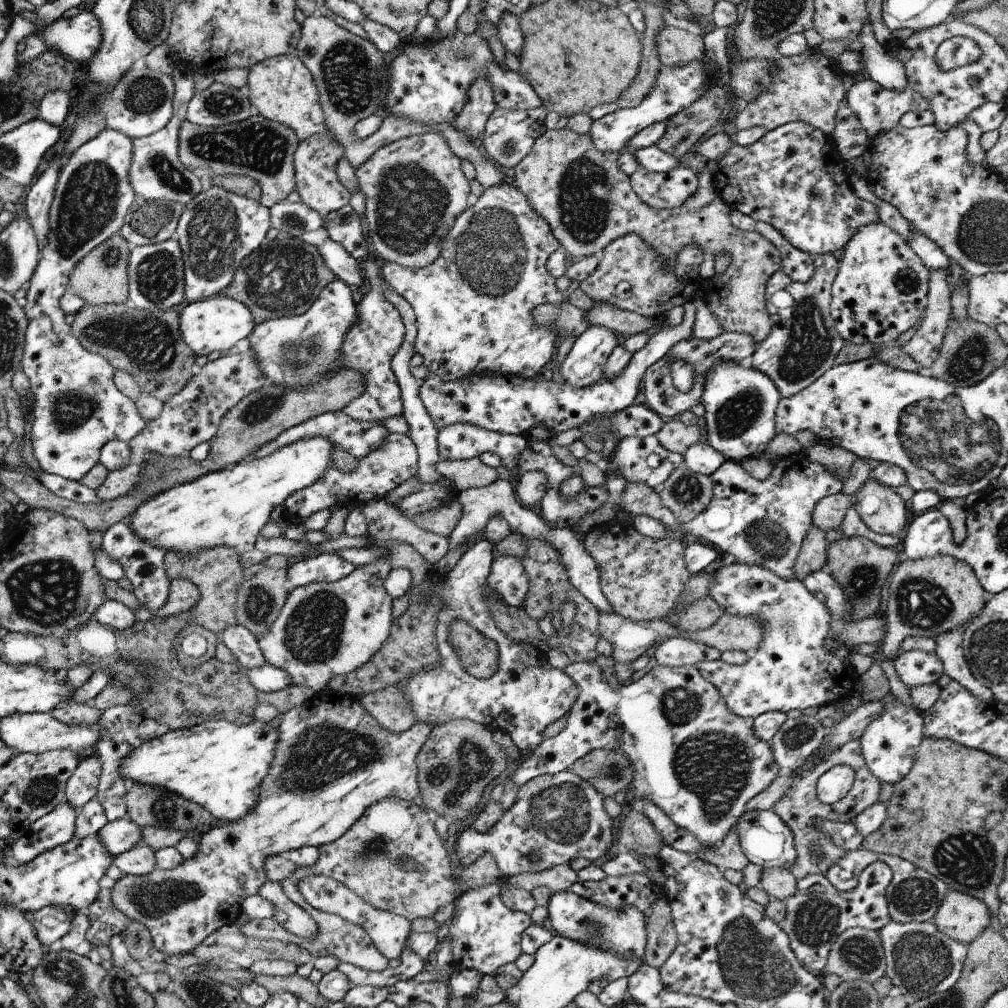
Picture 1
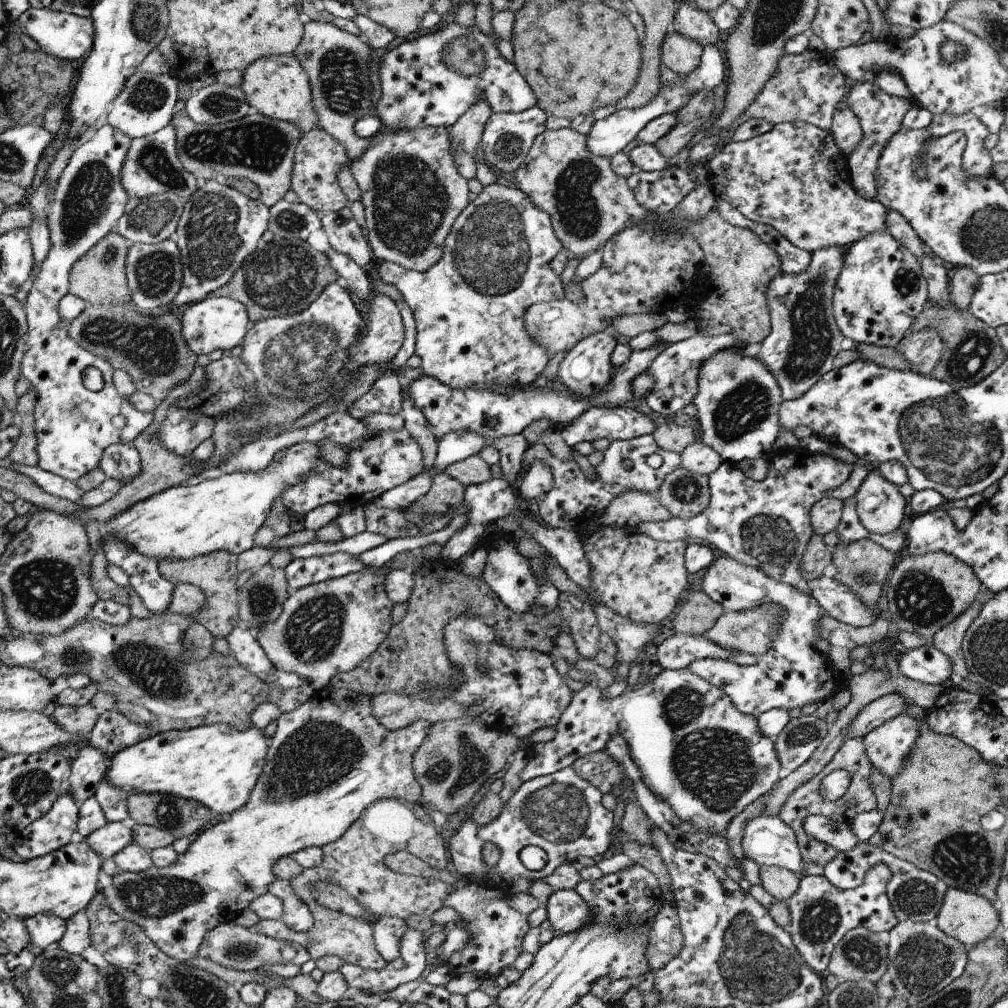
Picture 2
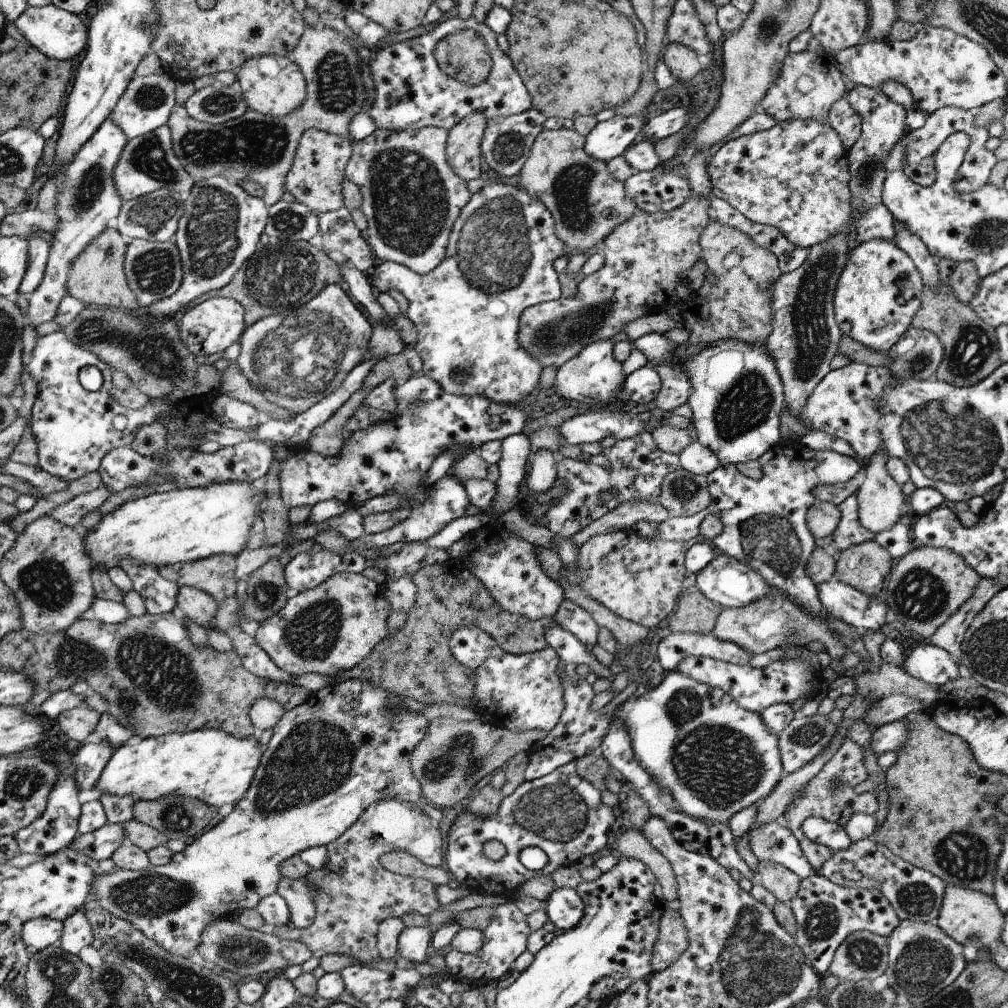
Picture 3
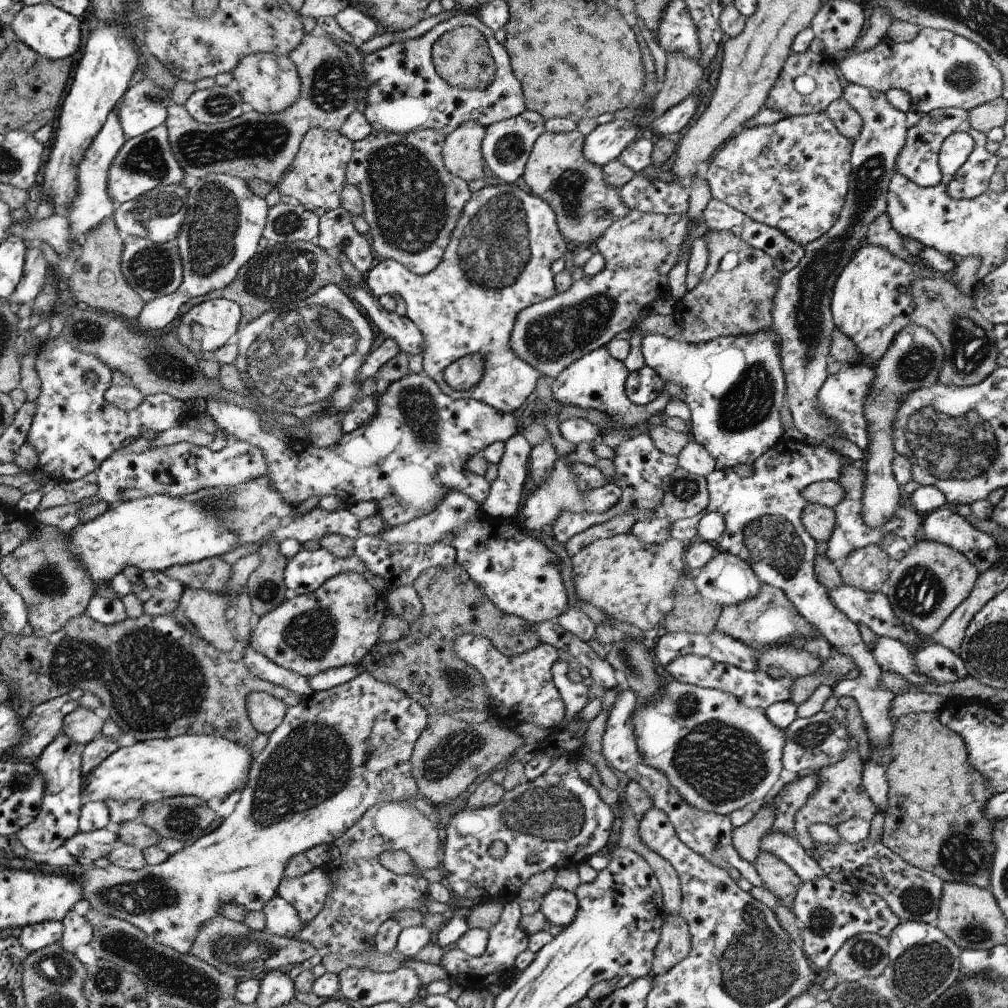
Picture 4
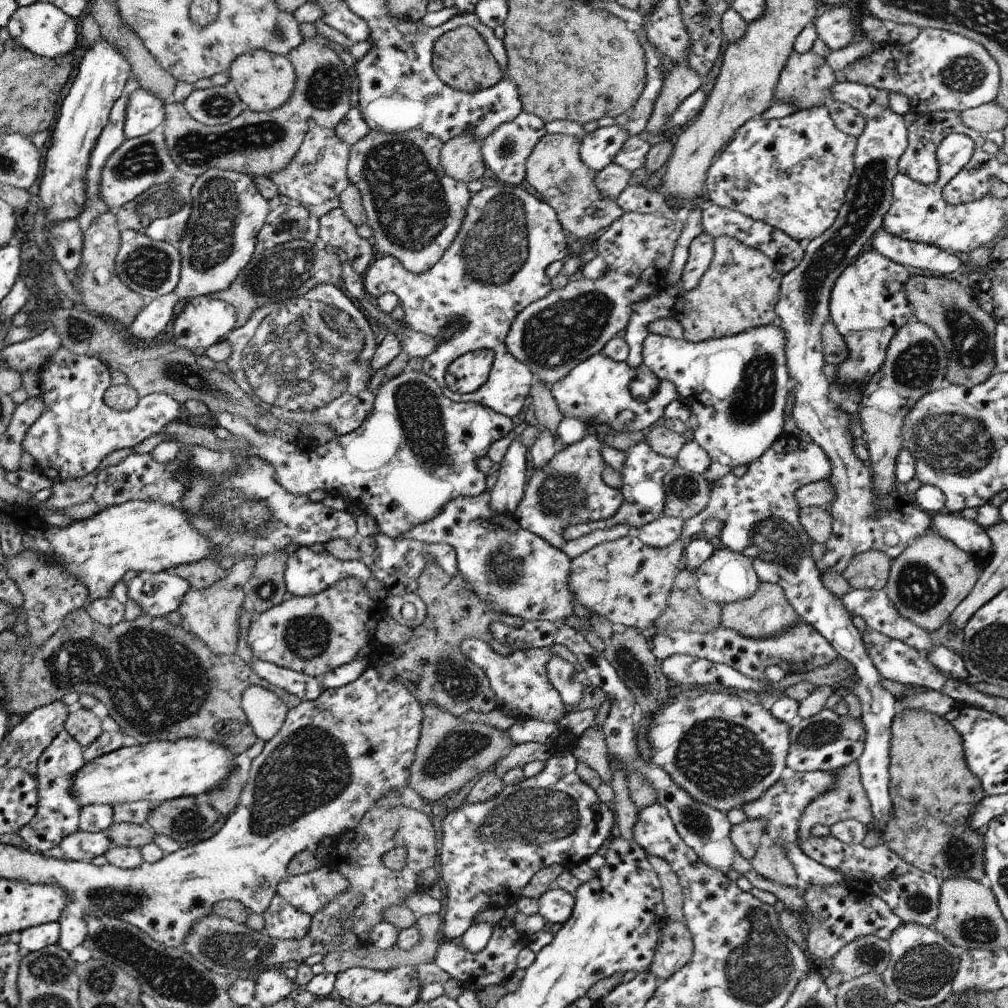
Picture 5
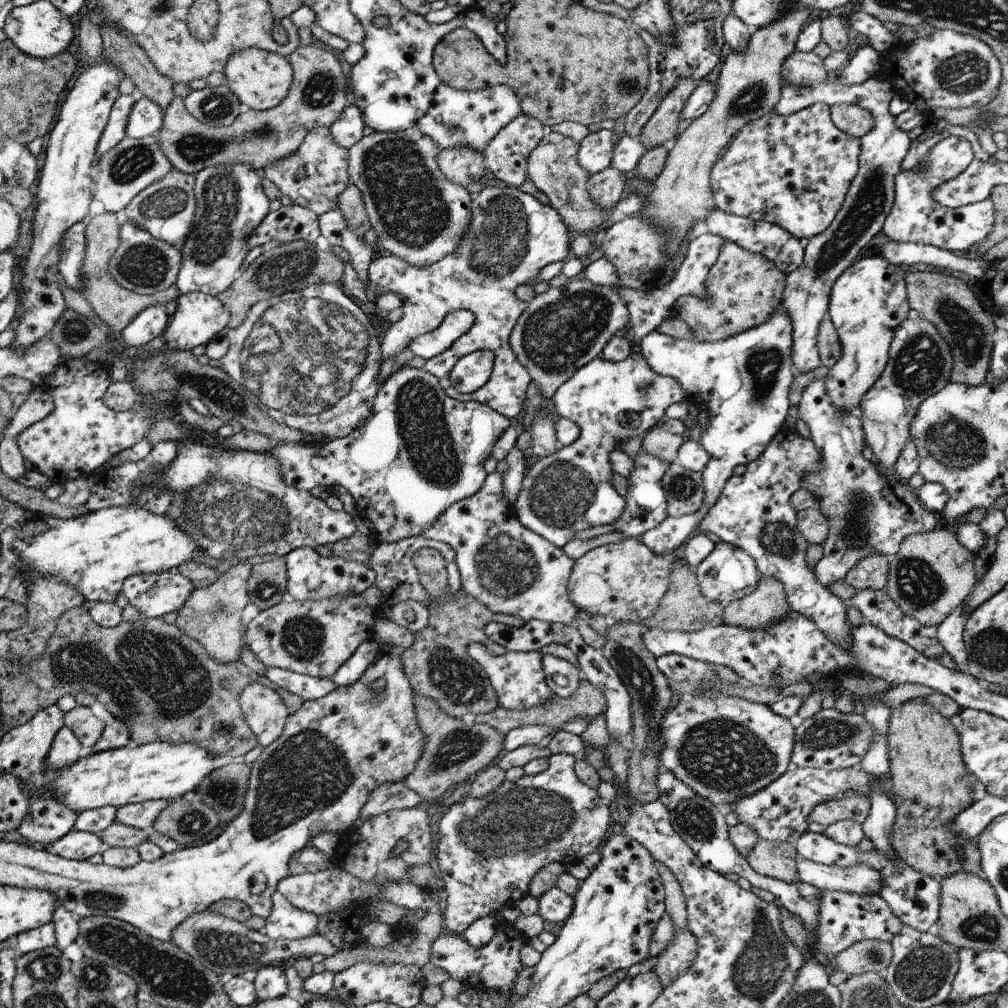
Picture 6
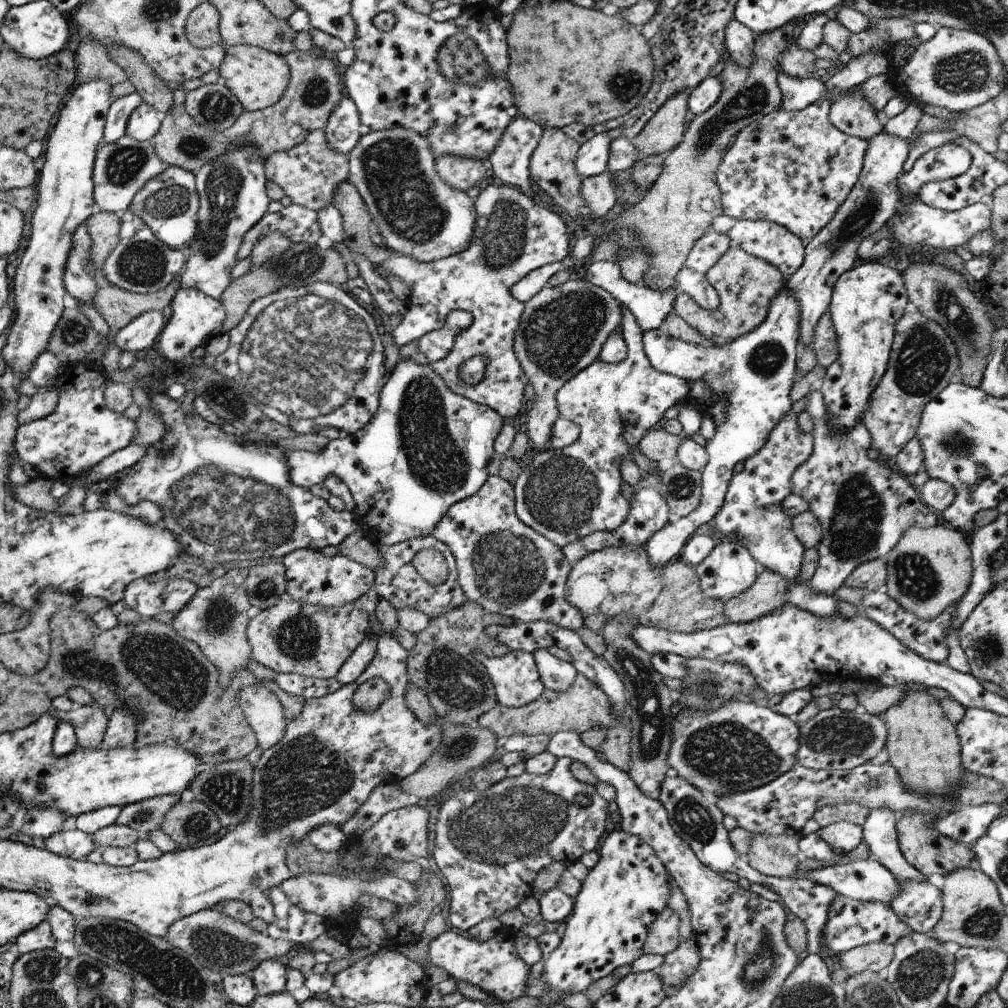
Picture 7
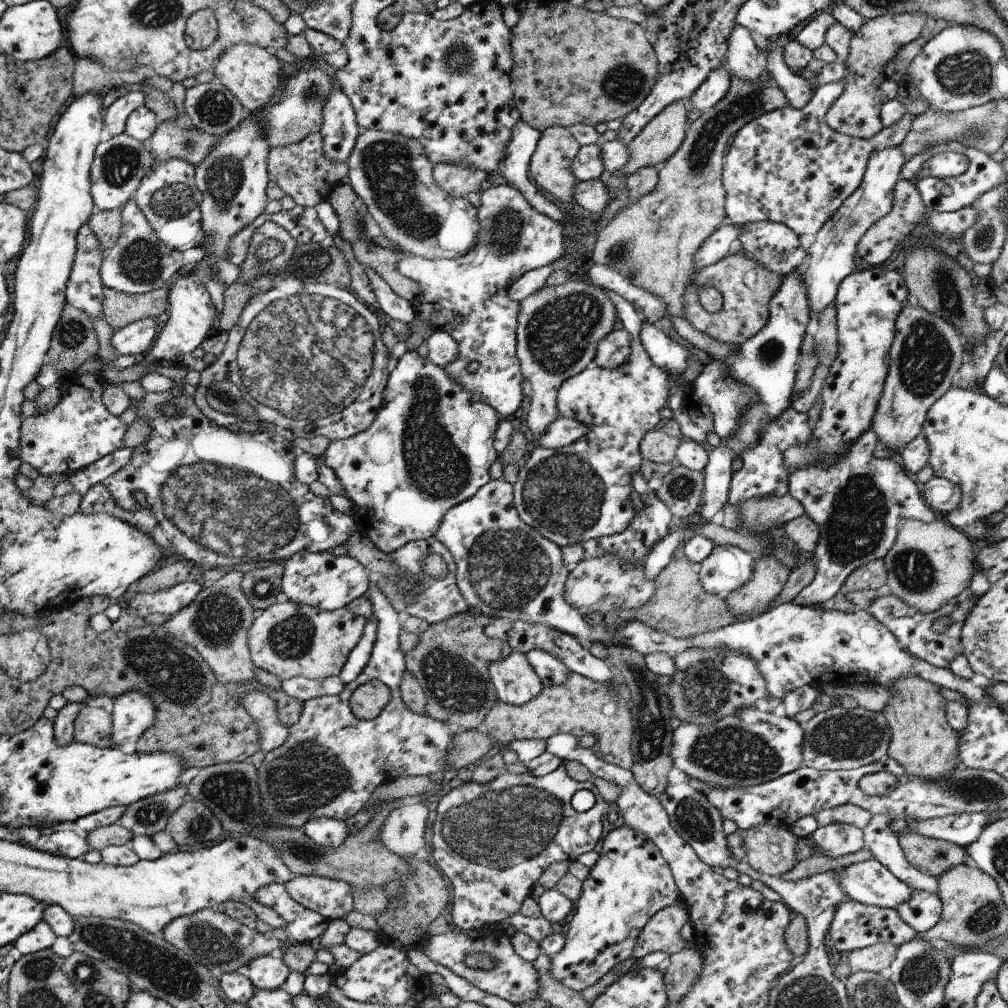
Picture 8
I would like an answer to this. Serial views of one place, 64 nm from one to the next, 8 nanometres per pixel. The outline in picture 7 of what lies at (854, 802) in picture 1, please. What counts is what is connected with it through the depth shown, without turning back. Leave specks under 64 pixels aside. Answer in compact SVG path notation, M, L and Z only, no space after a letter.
M841 803L818 808L812 818L816 820L820 827L826 827L839 821L852 822L857 826L863 826L869 811L870 808L864 806L864 804Z

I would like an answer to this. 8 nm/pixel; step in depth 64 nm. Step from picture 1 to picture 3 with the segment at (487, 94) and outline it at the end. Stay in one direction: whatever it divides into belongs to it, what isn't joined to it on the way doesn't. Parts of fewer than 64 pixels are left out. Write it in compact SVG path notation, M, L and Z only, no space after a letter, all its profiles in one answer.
M484 113L463 118L449 130L445 156L450 168L465 181L481 176L481 140L487 120Z

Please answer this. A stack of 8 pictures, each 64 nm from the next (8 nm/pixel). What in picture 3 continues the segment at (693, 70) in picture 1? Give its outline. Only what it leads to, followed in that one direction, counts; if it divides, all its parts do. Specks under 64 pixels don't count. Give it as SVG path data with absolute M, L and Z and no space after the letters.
M641 114L615 115L612 119L598 122L585 136L586 154L605 163L622 155L632 142L639 139L644 129Z

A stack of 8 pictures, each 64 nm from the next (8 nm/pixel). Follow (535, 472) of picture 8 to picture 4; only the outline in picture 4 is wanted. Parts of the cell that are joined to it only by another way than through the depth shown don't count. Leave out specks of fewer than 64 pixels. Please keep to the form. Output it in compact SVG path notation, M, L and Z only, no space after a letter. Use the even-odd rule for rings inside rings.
M599 347L595 351L585 354L580 360L573 362L551 381L553 398L562 406L600 410L618 425L640 427L646 430L658 421L658 412L665 409L671 396L666 391L662 391L658 397L645 405L632 403L624 391L624 383L629 374L623 361L615 359L606 347ZM581 442L576 445L572 453L556 459L551 473L529 494L521 510L517 512L515 520L520 527L553 537L554 523L564 511L577 515L584 513L602 514L620 500L621 488L614 483L606 483L604 486L587 491L581 491L577 487L578 475L573 471L573 466L575 464L595 466L599 456L593 451L593 444L594 442Z

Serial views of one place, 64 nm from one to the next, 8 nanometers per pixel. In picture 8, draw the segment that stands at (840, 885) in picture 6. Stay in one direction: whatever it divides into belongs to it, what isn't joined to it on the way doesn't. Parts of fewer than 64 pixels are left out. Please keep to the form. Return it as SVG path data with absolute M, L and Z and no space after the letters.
M875 859L842 868L839 872L836 872L836 878L840 880L840 886L842 886L844 894L848 894L848 898L866 905L896 909L904 900L908 900L912 896L913 889L895 878Z

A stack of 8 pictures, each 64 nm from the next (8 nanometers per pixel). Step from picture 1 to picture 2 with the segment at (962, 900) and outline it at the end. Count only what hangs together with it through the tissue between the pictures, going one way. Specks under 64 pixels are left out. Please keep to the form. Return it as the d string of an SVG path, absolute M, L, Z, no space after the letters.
M947 887L941 909L934 922L942 932L966 946L974 947L1000 932L999 914L994 903L985 896L954 887Z

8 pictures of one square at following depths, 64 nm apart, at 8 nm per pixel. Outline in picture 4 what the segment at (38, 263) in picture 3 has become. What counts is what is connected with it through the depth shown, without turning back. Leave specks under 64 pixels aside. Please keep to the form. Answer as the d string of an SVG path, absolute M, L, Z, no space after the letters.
M40 246L29 250L26 254L26 278L22 278L22 286L14 289L11 297L5 300L13 313L16 314L22 304L33 306L35 298L41 294L41 290L48 282L50 267L42 254Z

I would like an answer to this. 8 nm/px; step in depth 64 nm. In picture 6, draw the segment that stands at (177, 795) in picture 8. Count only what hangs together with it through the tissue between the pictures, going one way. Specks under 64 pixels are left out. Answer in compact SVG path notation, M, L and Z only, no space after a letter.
M150 800L142 803L131 803L130 805L117 808L115 821L133 828L150 831L154 825L156 816L164 810L167 802L164 800Z

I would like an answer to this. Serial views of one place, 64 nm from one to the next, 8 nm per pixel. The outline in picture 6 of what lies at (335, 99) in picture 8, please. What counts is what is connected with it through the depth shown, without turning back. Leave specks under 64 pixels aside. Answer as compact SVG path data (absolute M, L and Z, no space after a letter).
M350 104L346 106L346 110L342 110L342 116L330 126L329 130L332 140L338 146L350 149L364 137L364 128L366 124L362 121L361 111L355 104Z

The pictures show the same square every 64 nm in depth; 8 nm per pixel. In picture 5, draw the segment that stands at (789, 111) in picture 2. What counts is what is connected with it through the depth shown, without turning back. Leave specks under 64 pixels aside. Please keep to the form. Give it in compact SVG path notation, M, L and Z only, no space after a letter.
M810 50L806 53L798 53L793 51L780 74L780 79L776 90L774 90L774 98L772 104L786 100L788 104L796 106L798 110L810 110L810 108L818 108L818 106L827 105L830 99L832 86L836 84L836 76L834 70L828 66L826 60L822 56L818 56Z

